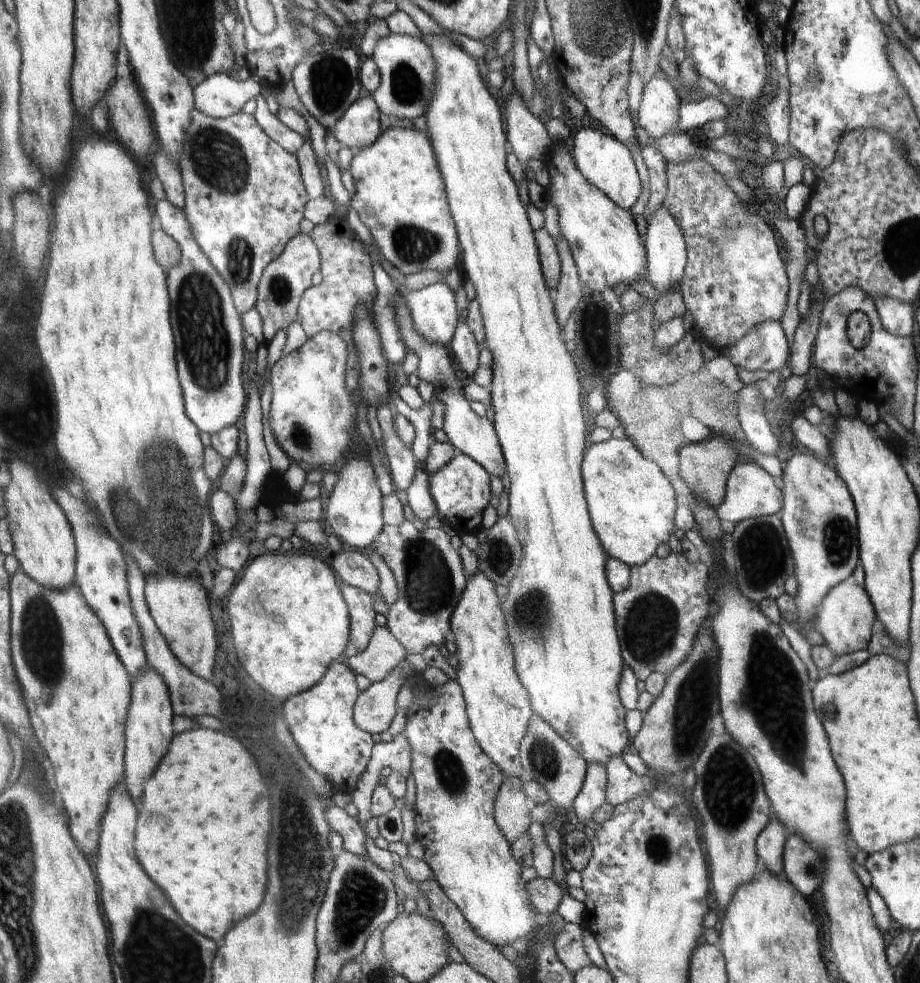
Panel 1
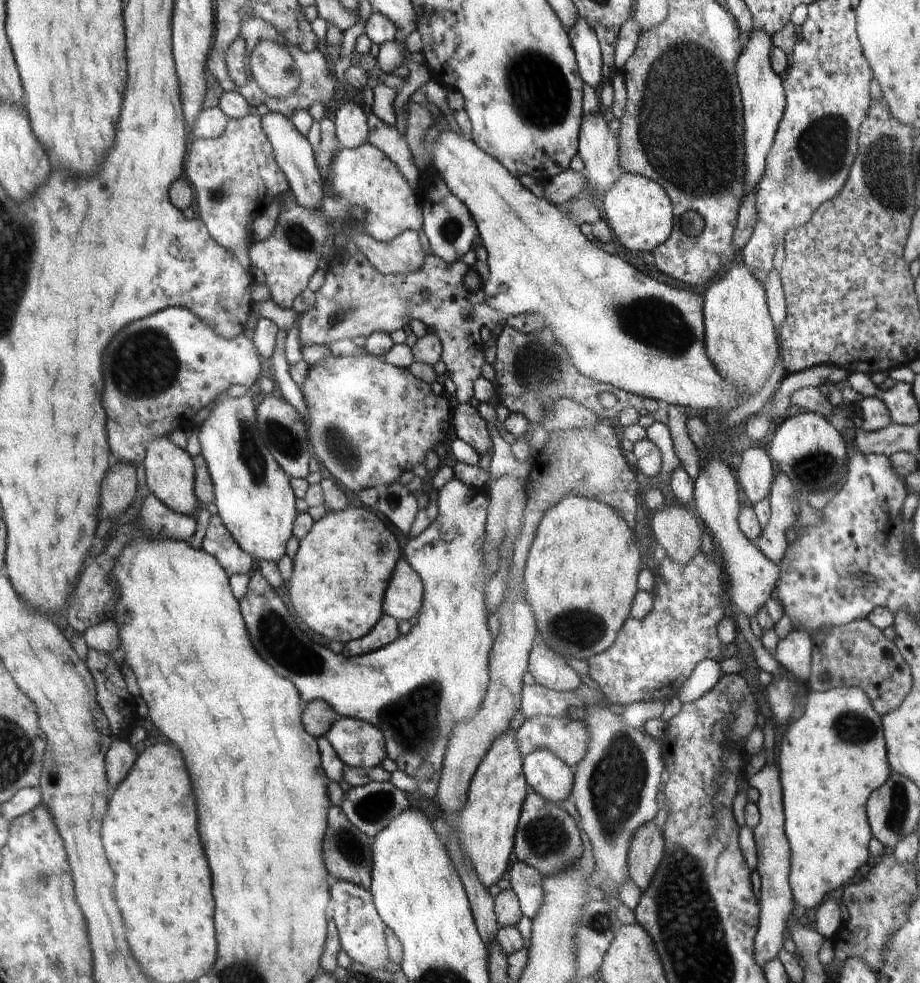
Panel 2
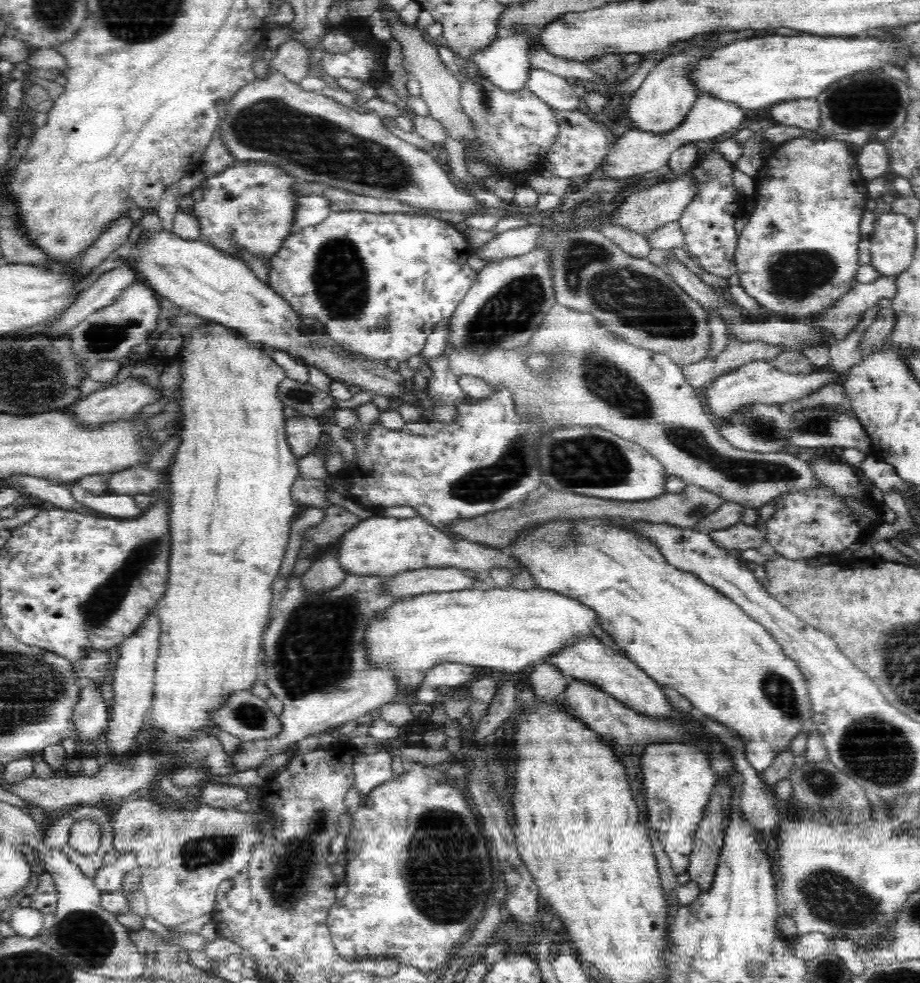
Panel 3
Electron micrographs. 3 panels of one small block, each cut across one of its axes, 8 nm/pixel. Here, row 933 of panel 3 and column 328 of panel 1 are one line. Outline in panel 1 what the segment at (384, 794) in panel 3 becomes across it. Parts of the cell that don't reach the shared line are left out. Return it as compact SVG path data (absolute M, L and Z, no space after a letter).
M323 330L272 366L269 423L278 446L307 470L334 466L352 444L356 404L346 388L348 348L339 334Z

